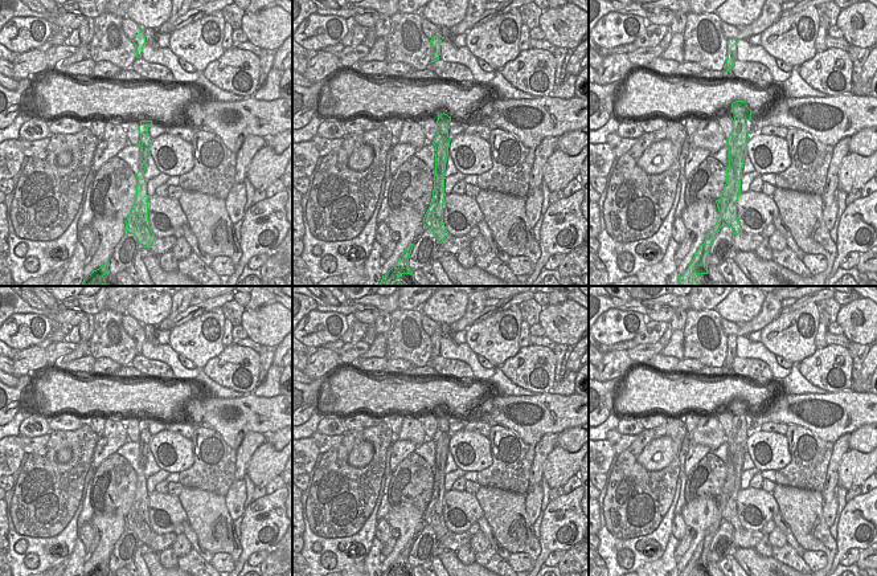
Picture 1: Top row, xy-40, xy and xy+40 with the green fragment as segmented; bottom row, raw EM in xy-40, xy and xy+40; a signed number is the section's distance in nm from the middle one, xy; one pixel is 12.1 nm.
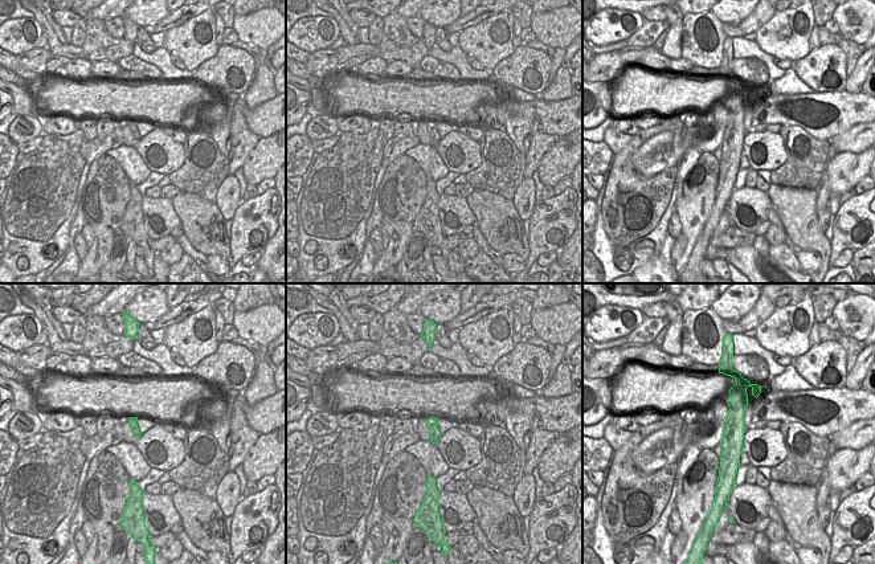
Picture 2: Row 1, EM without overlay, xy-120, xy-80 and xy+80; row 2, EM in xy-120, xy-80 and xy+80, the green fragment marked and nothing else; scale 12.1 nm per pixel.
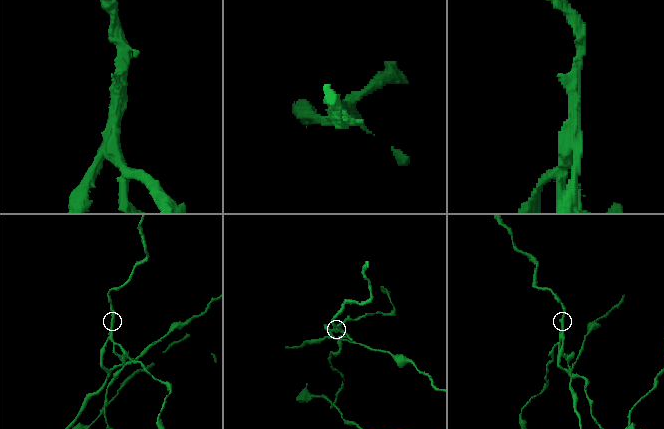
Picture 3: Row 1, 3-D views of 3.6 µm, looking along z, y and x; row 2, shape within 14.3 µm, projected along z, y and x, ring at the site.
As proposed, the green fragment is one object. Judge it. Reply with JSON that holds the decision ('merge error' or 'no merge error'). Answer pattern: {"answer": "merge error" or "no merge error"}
{"answer": "merge error"}

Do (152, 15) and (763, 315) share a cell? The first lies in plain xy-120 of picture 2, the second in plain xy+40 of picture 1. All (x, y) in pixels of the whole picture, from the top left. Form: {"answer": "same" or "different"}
{"answer": "different"}

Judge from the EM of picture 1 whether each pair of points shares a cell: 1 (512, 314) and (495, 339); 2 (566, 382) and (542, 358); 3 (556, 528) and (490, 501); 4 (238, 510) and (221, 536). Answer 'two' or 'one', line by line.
1: one
2: two
3: two
4: two

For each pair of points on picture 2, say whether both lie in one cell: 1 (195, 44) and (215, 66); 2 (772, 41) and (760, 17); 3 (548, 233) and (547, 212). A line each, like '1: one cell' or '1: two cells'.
1: two cells
2: two cells
3: one cell

